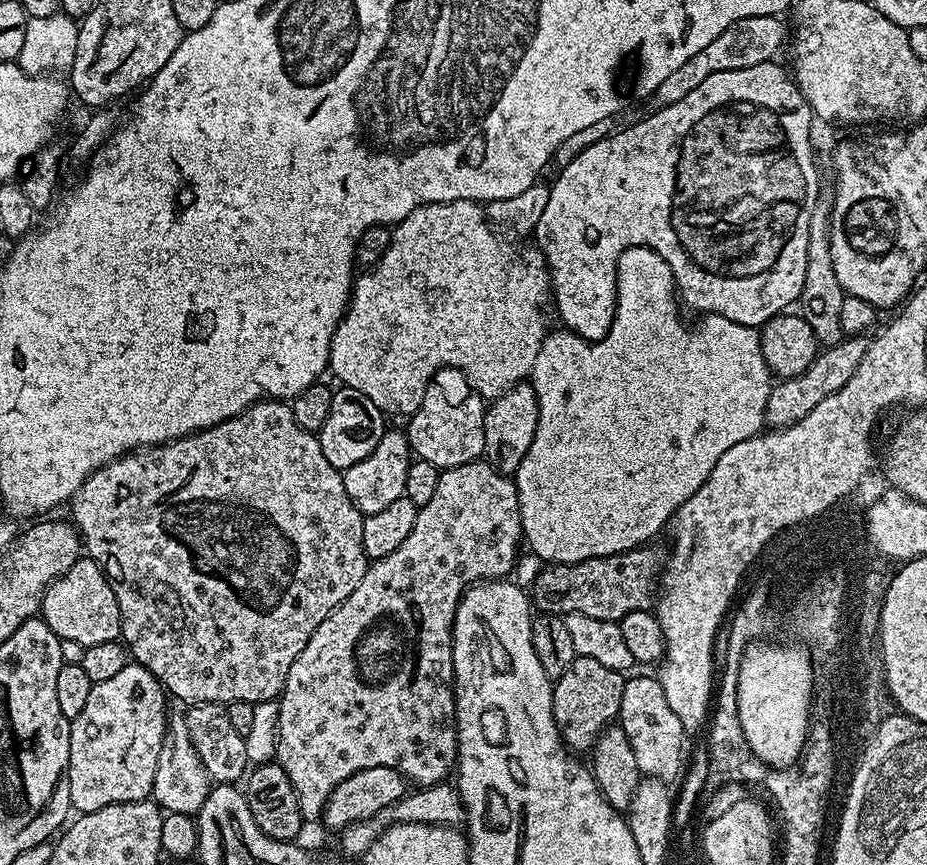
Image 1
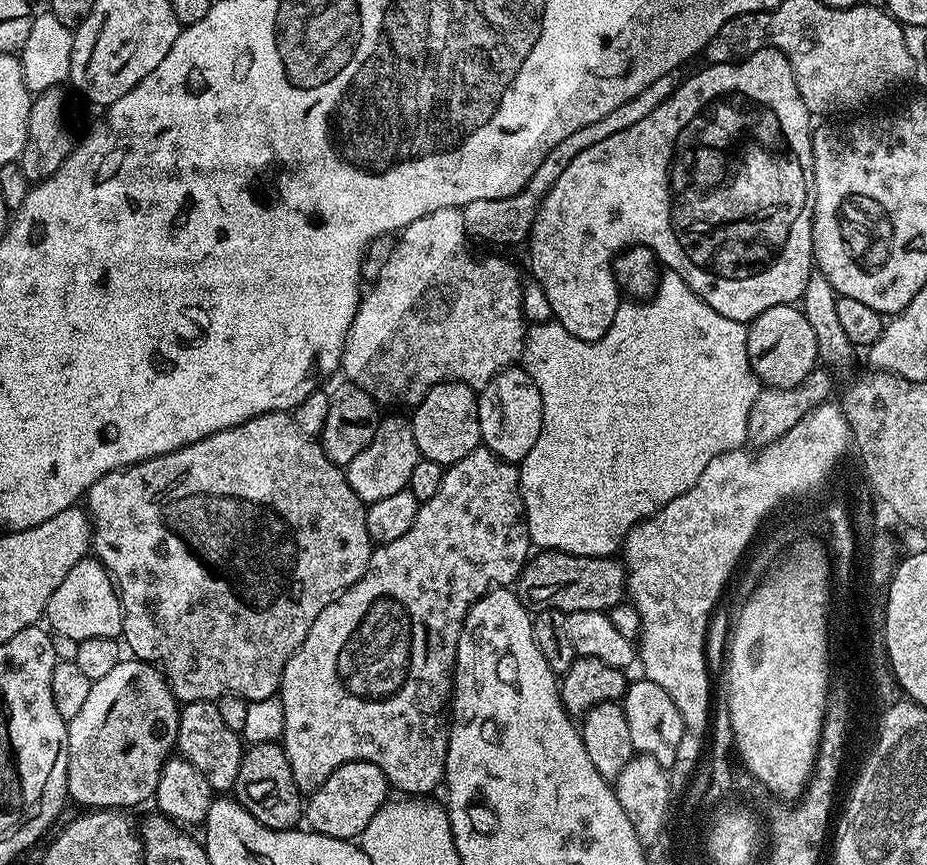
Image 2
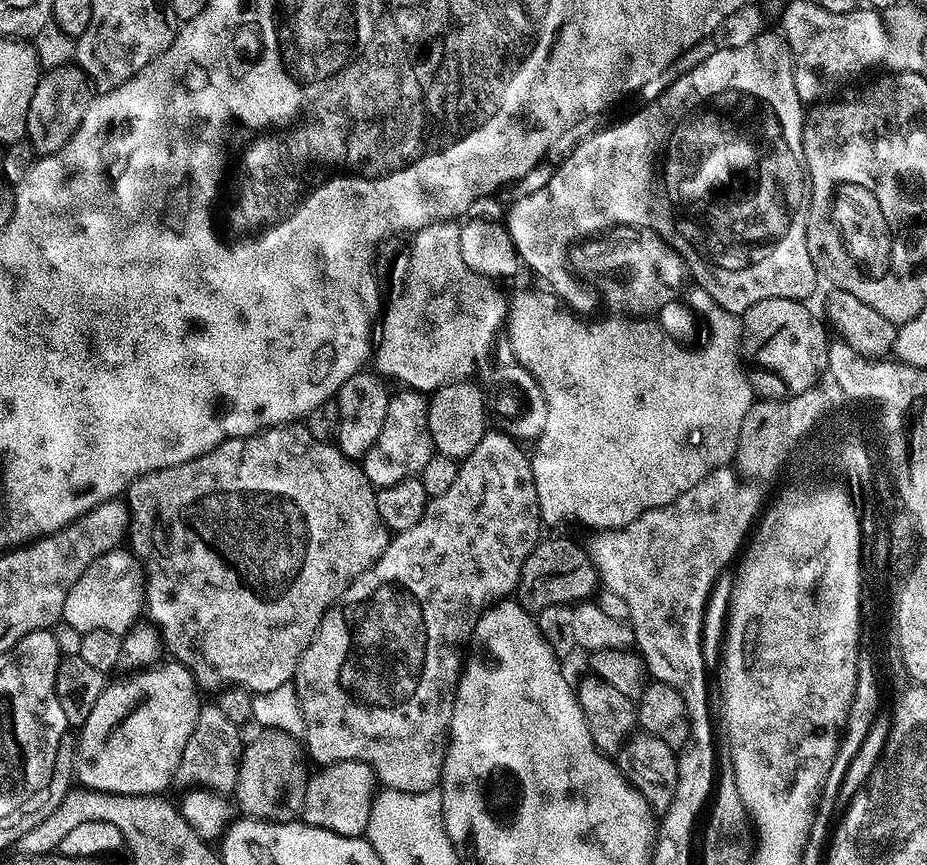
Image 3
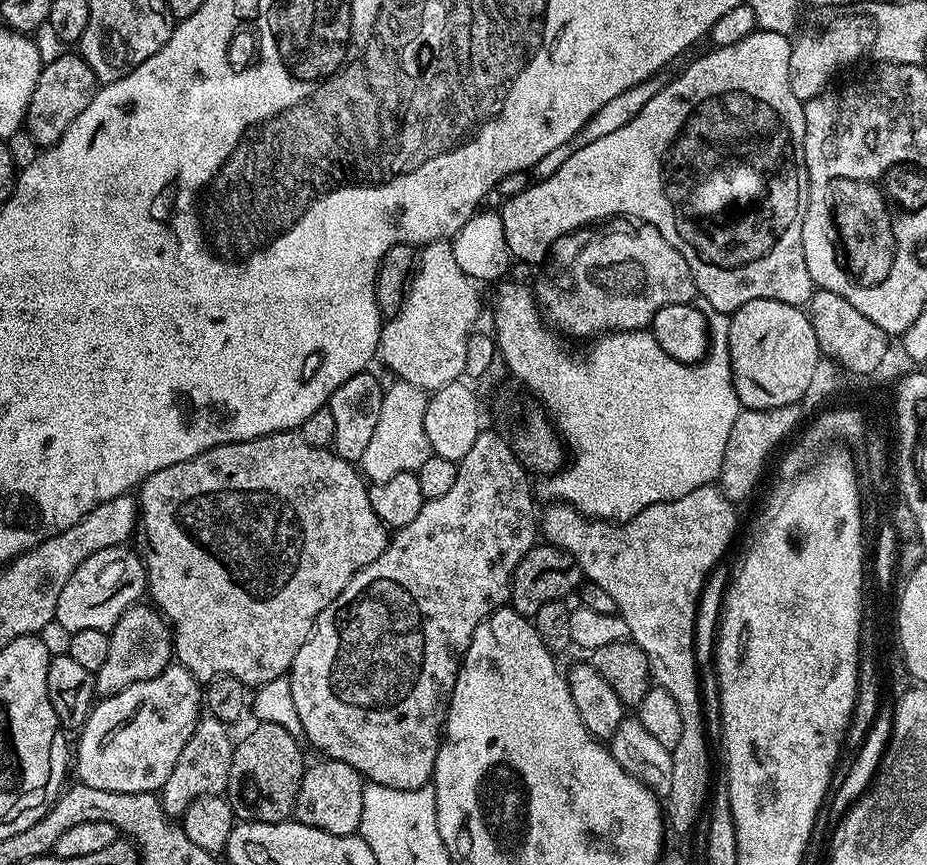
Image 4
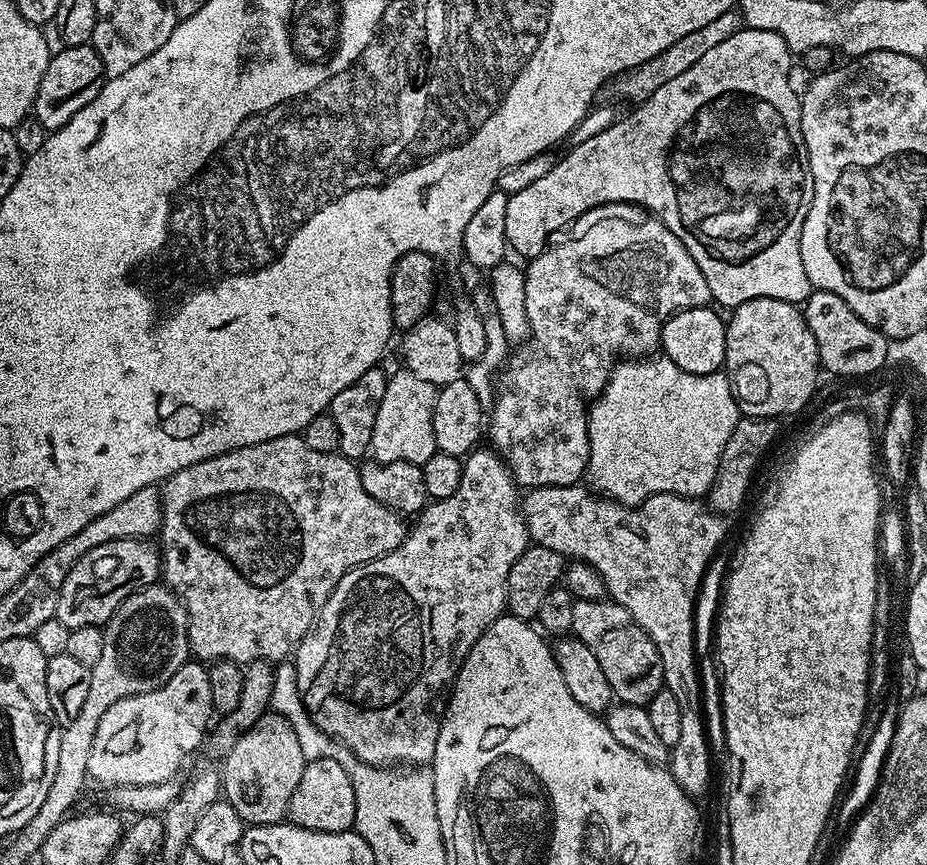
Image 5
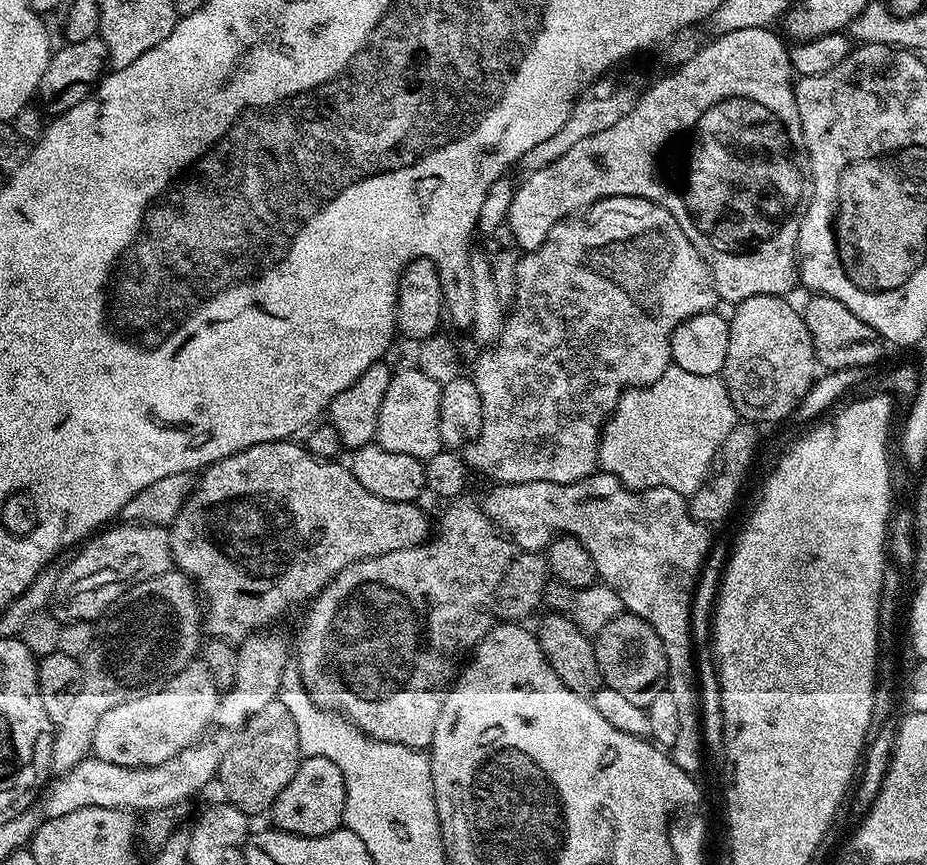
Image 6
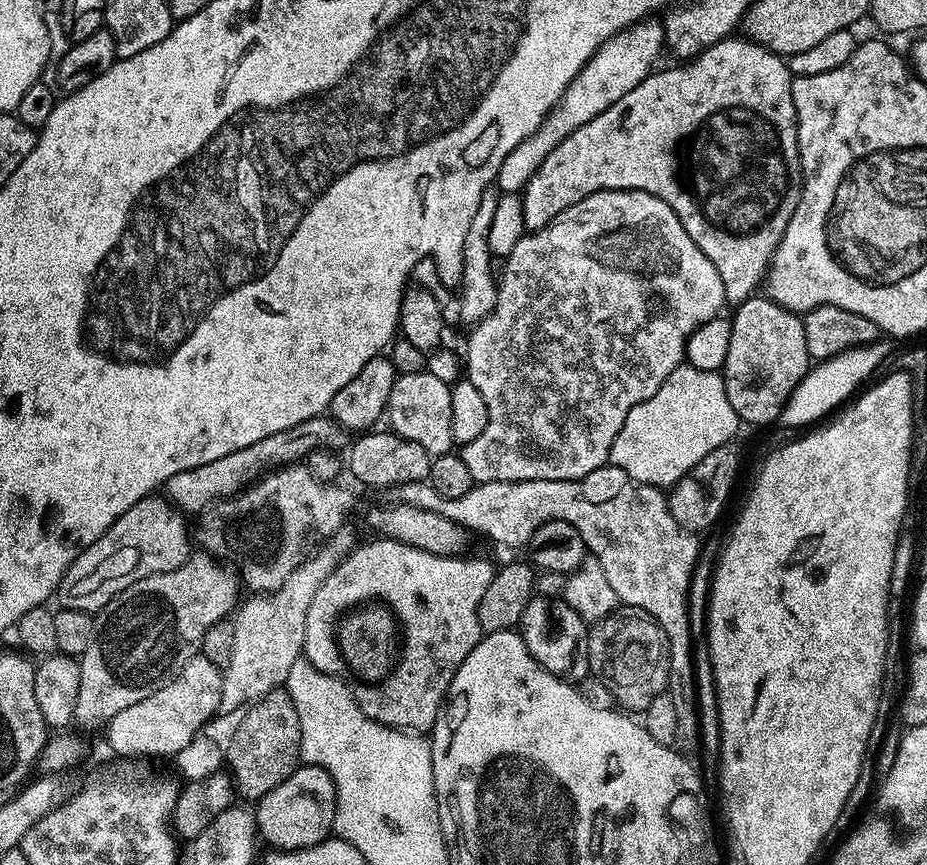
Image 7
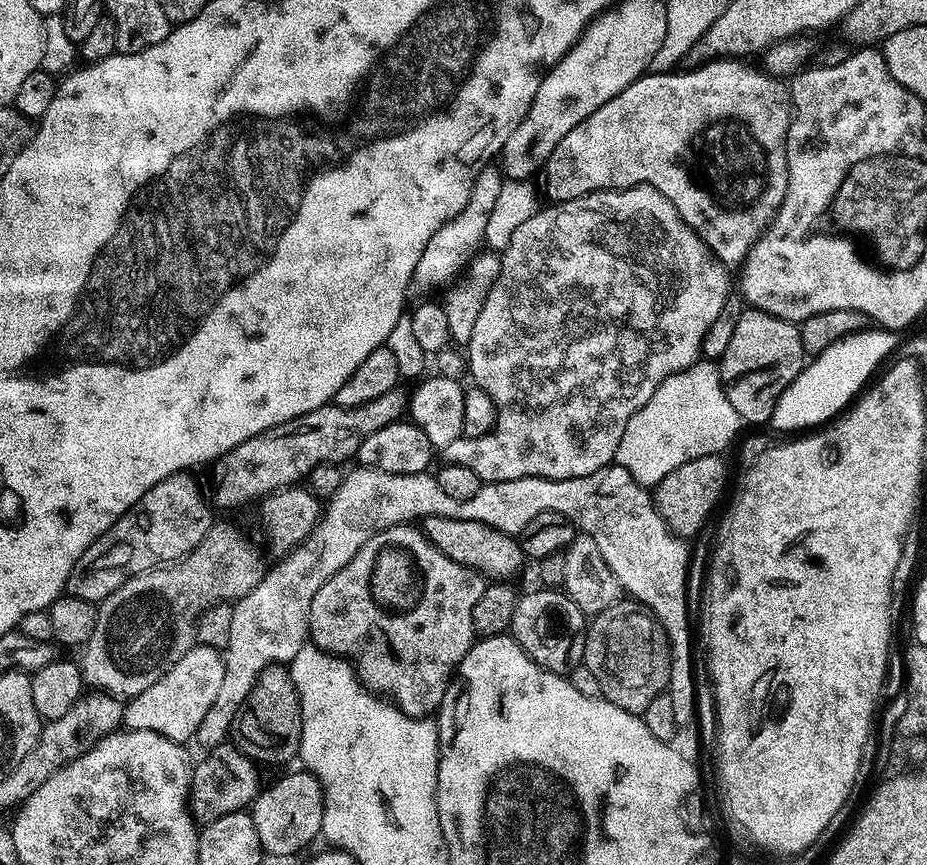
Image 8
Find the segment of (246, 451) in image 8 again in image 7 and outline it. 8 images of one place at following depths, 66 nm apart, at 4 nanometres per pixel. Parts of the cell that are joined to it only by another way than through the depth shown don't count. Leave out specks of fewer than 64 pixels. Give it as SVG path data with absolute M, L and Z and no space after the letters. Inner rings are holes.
M321 414L298 426L282 430L278 434L270 434L266 438L254 442L254 446L234 450L214 462L206 462L197 468L182 470L169 478L162 488L163 491L168 491L167 499L177 509L188 514L191 512L199 514L217 500L233 496L235 492L241 492L261 474L285 467L293 462L303 461L316 448L343 449L345 447L344 436L346 437L346 430L341 424L337 424L331 415Z

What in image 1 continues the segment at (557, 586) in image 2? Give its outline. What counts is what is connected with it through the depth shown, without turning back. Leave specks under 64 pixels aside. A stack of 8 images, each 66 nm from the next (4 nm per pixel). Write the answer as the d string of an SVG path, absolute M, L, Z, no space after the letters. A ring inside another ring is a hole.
M652 547L631 548L628 552L590 558L577 564L541 567L541 572L530 587L531 603L544 614L566 617L571 612L581 612L586 614L586 618L617 622L634 610L651 609L658 592L658 573L666 563L665 553Z

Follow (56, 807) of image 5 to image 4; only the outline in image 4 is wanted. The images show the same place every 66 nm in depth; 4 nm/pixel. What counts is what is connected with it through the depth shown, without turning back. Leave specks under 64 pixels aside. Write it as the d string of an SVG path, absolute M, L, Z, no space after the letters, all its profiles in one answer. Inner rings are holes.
M137 602L118 618L118 622L108 632L110 654L106 662L94 674L94 692L97 697L113 696L126 686L162 674L174 660L174 632L163 619L156 620L155 607L147 608L144 602Z

